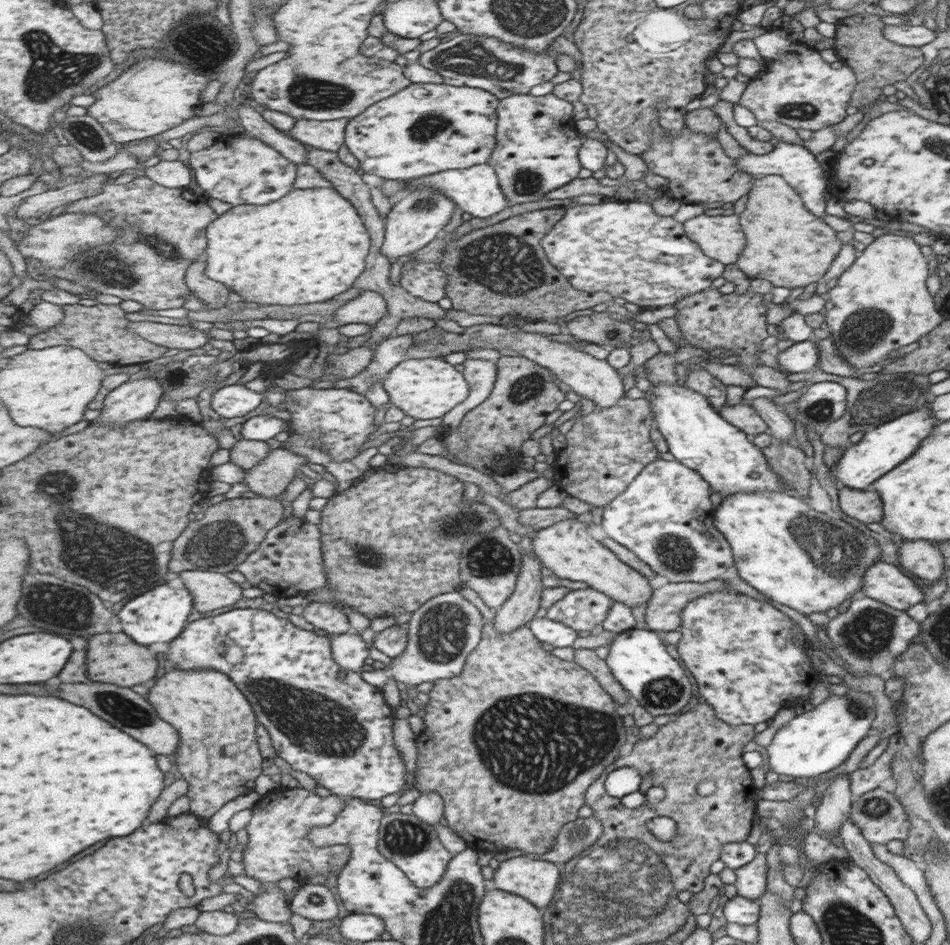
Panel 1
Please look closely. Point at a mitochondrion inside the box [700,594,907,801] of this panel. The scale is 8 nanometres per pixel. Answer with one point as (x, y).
(868, 636)

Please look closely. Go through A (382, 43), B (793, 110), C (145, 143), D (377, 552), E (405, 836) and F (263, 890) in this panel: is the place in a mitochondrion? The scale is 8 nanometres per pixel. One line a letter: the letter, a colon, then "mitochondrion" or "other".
A: other
B: mitochondrion
C: other
D: mitochondrion
E: mitochondrion
F: other

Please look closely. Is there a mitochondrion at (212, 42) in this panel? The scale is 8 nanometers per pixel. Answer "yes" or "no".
yes

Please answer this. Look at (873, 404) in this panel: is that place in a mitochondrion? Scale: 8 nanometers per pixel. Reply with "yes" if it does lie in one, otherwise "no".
yes

